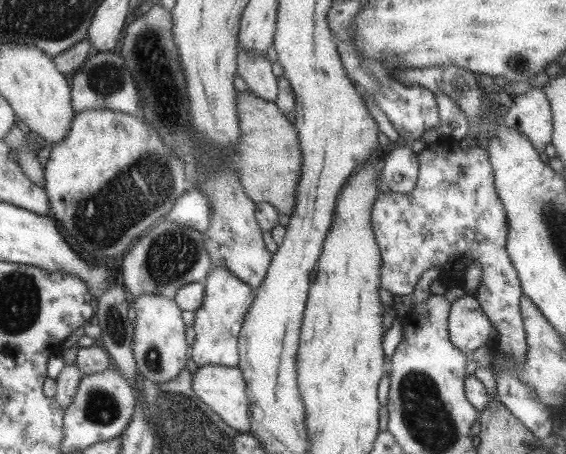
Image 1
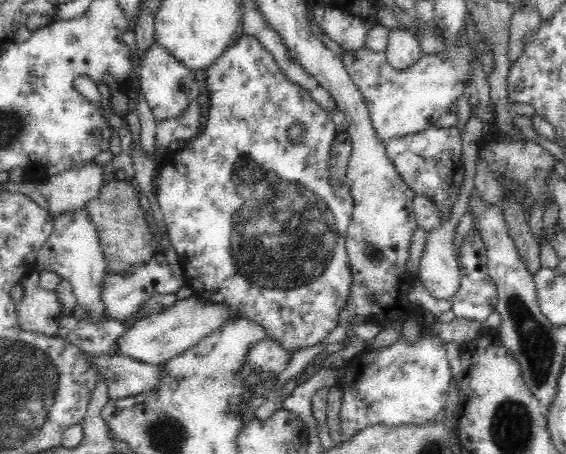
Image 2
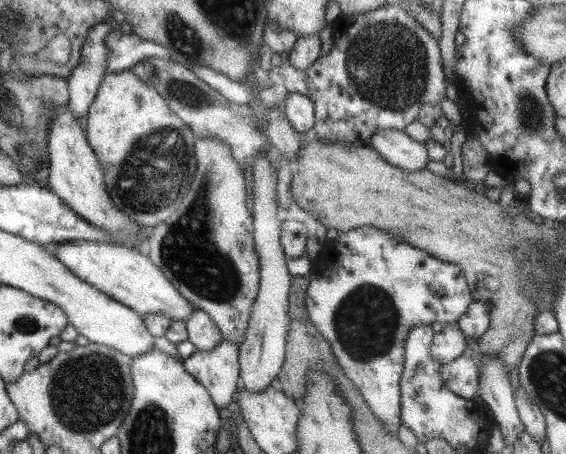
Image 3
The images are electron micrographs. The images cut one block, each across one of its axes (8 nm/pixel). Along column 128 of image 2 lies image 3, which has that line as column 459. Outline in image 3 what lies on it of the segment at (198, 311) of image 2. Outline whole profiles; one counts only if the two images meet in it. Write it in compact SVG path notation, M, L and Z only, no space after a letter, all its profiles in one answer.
M446 324L436 332L431 346L431 355L441 364L449 363L467 353L466 335L457 324Z

